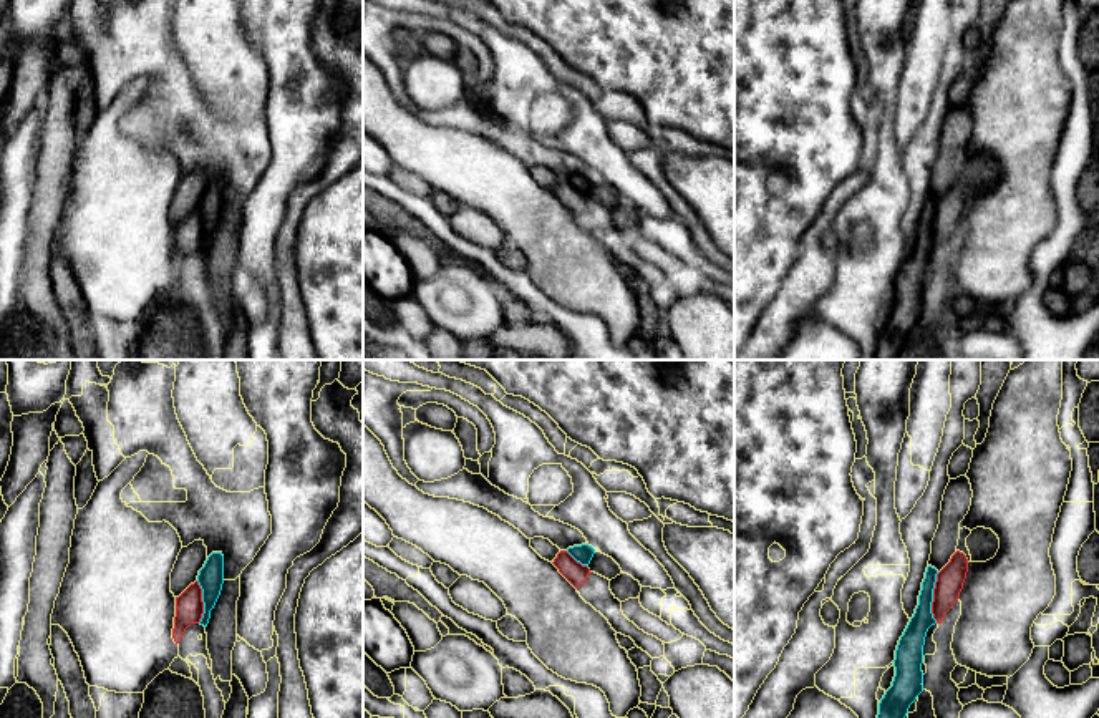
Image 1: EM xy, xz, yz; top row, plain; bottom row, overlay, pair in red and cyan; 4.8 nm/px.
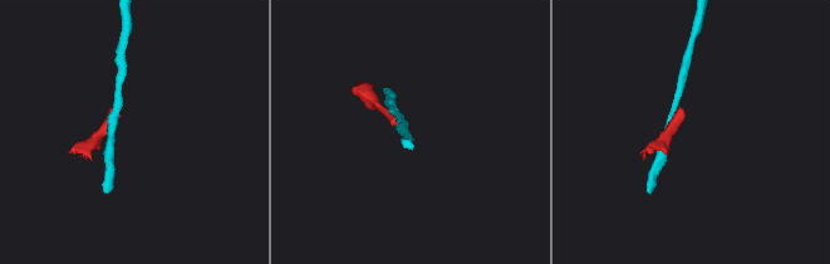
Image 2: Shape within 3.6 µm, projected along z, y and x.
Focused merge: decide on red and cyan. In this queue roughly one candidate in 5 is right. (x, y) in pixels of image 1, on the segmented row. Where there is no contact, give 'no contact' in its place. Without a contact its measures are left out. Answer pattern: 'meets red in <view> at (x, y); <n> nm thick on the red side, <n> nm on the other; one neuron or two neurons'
meets red in yz at (934, 597); 130 nm thick on the red side, 120 nm on the other; two neurons

